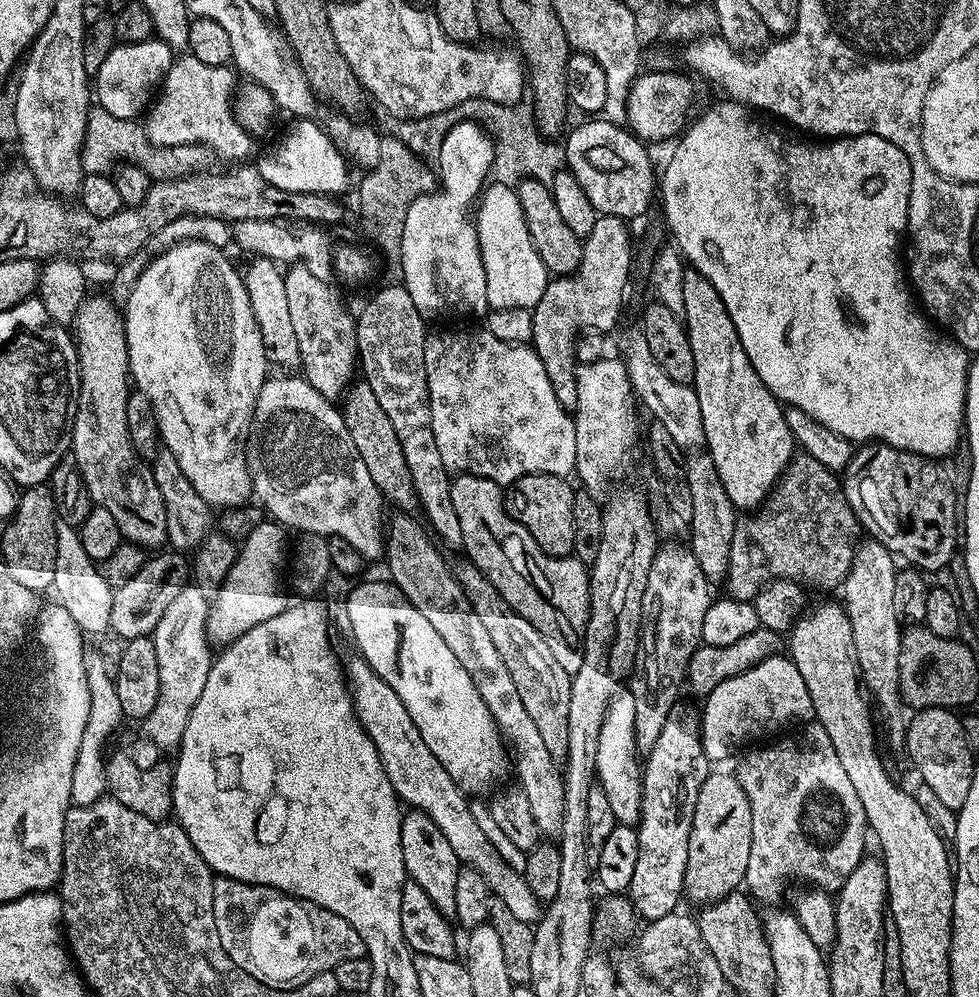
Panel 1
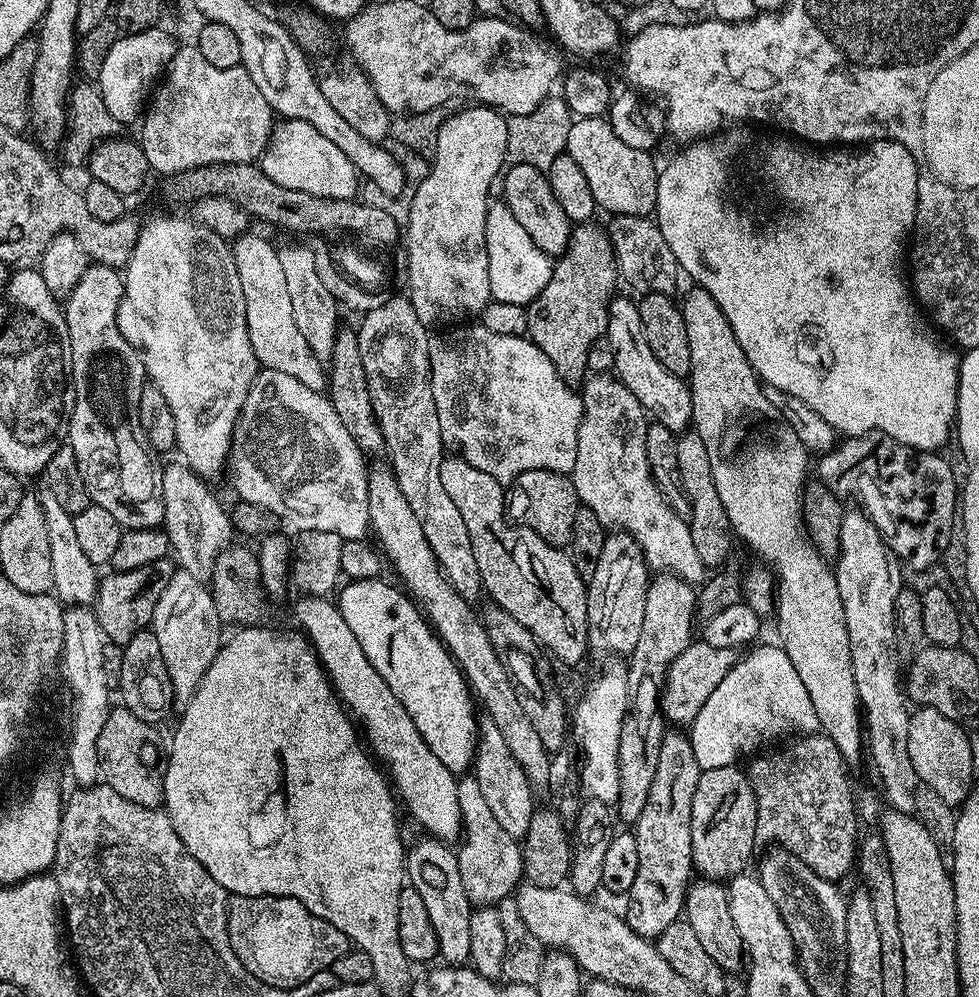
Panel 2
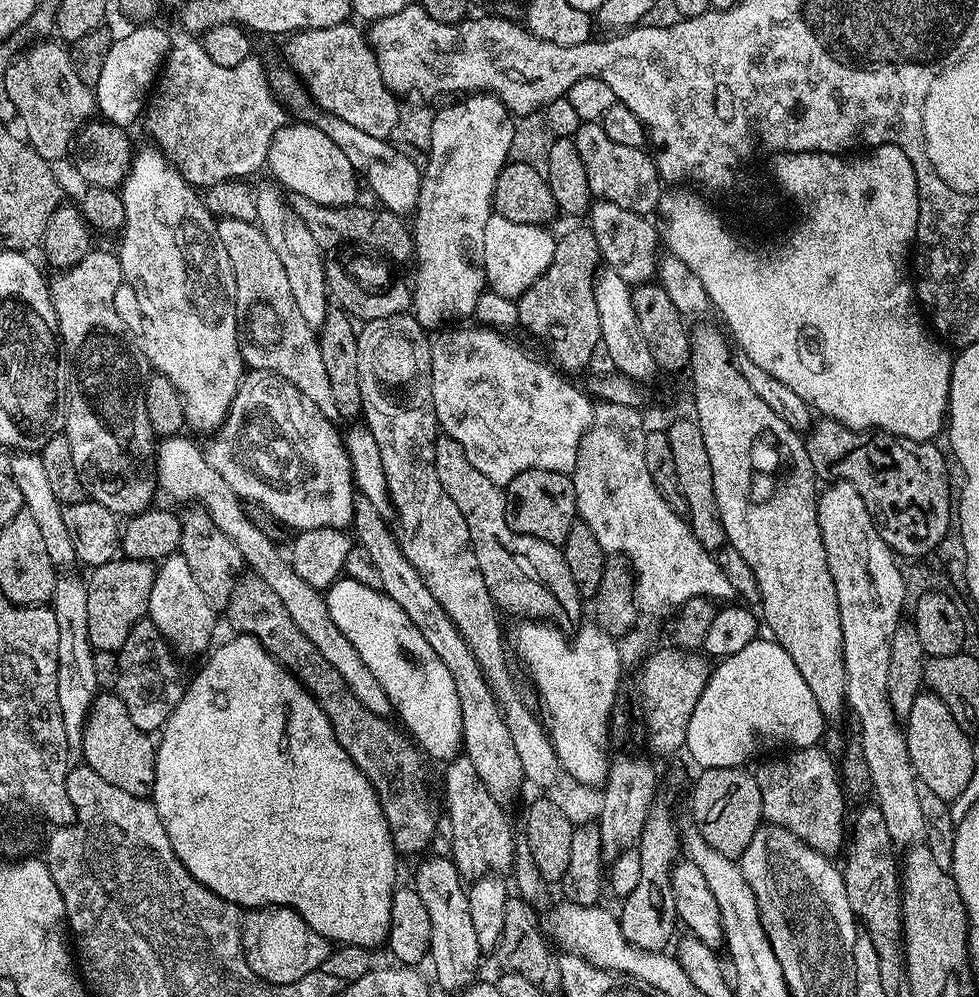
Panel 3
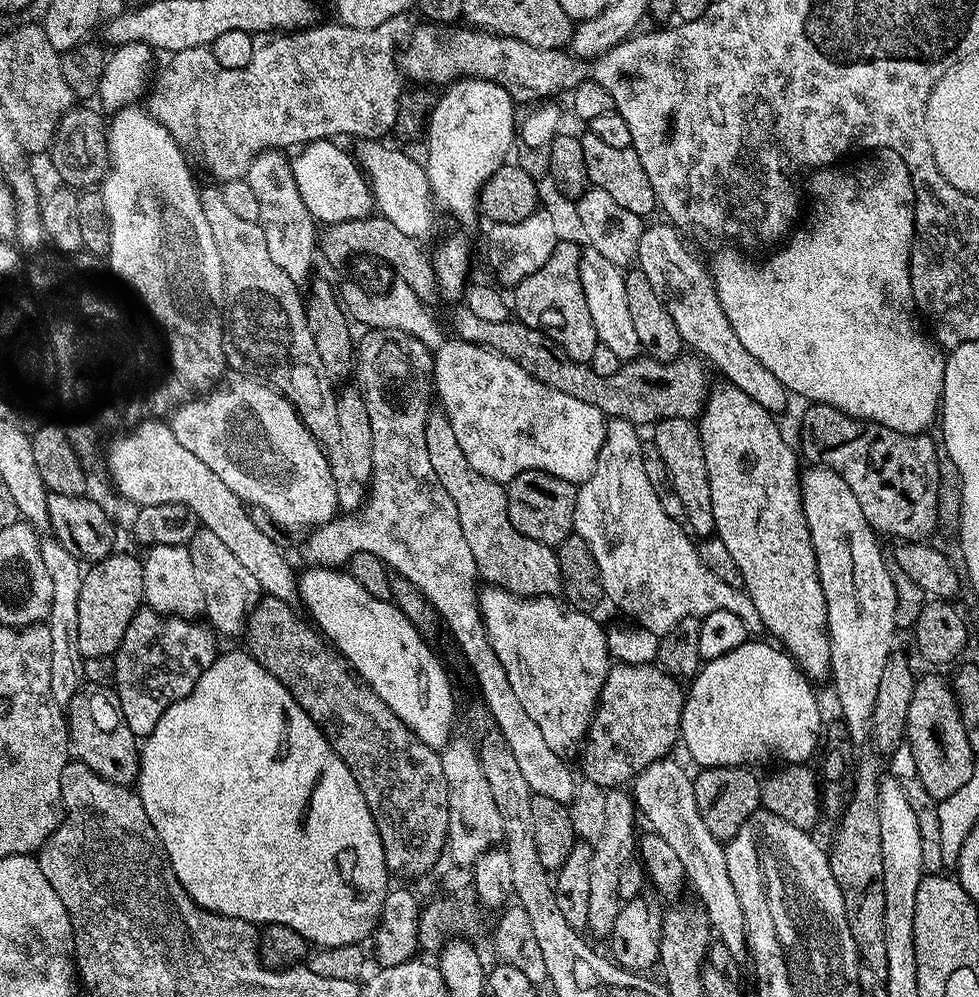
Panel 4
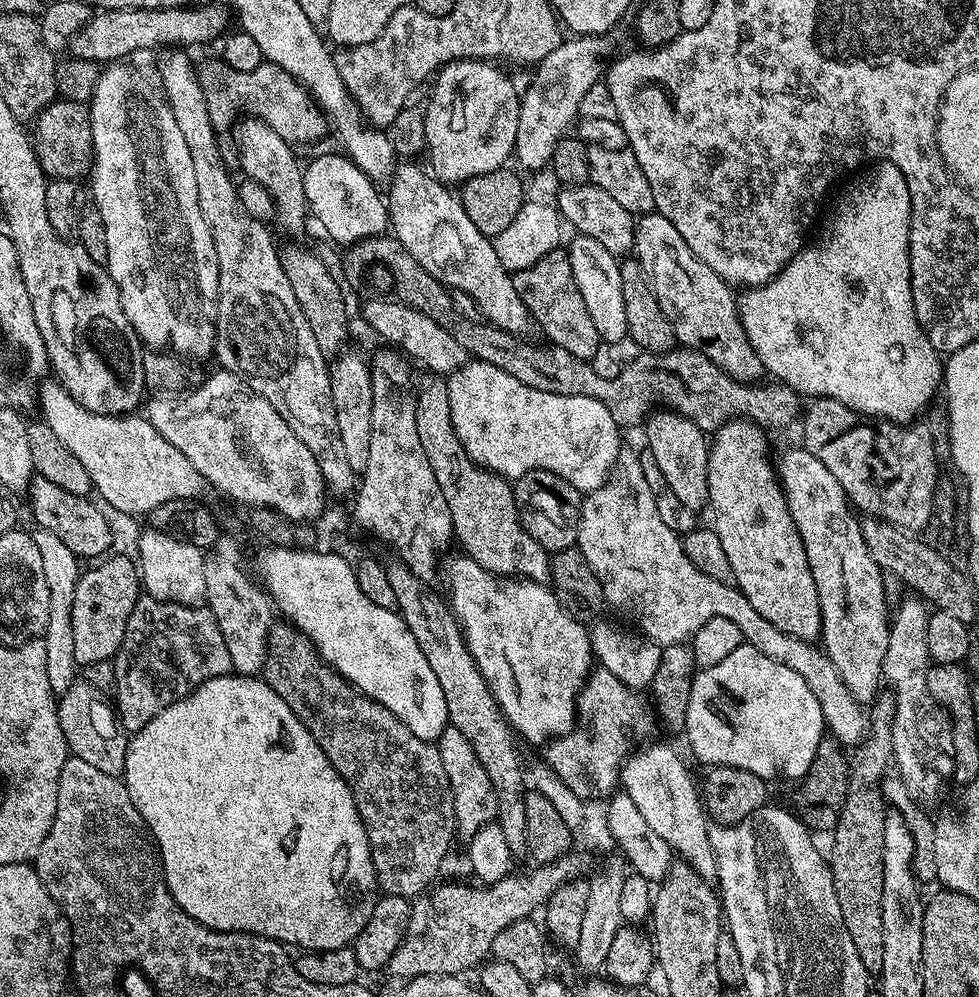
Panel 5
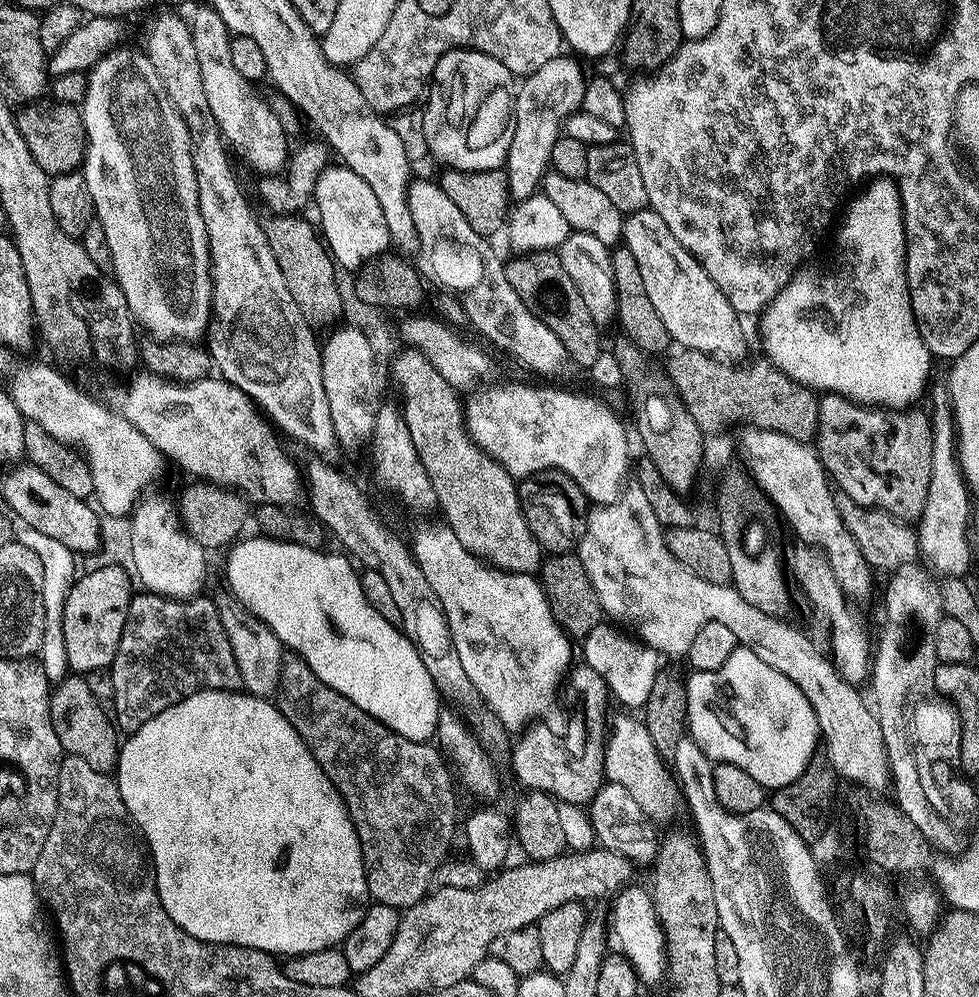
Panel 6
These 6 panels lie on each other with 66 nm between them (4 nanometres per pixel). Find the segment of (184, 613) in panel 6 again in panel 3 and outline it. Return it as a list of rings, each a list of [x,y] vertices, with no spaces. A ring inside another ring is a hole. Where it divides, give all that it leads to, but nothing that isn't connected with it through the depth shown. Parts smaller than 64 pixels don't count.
[[[139,620],[130,630],[118,653],[118,678],[114,692],[122,698],[138,730],[149,734],[159,733],[184,697],[186,680],[180,677],[179,663],[181,661],[173,652],[172,645],[161,636],[151,620]]]

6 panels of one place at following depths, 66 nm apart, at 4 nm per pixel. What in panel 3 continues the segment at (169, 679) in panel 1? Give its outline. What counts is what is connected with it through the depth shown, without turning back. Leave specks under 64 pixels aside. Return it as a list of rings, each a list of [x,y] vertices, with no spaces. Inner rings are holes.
[[[173,554],[159,561],[154,590],[150,592],[147,619],[152,621],[161,636],[172,645],[177,657],[203,657],[213,647],[212,635],[216,632],[216,616],[217,609],[212,608],[210,602],[206,602],[206,594],[202,594],[194,573],[190,566],[186,566],[184,556]]]

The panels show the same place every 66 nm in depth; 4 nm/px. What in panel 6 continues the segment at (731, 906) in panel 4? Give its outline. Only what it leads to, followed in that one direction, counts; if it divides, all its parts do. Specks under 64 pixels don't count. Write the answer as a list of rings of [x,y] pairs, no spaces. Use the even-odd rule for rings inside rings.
[[[626,714],[630,716],[616,716],[613,715],[610,720],[610,727],[607,729],[606,732],[606,739],[604,742],[604,774],[605,777],[613,784],[621,784],[622,786],[626,786],[626,791],[634,797],[634,802],[638,802],[638,806],[642,806],[642,810],[648,815],[648,819],[653,822],[659,822],[659,820],[672,820],[676,816],[676,807],[681,807],[682,804],[682,793],[680,790],[679,784],[676,783],[676,777],[671,769],[671,767],[666,766],[665,761],[661,759],[658,750],[655,749],[654,741],[650,738],[650,734],[647,733],[647,728],[644,725],[643,719],[637,718],[636,720],[634,717],[635,715]]]

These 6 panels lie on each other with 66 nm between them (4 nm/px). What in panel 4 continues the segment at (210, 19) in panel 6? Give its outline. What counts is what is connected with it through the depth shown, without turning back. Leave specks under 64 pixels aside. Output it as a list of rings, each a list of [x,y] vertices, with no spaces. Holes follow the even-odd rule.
[[[280,150],[260,152],[250,164],[246,179],[258,198],[258,223],[262,234],[266,234],[266,250],[270,250],[270,258],[278,262],[279,268],[297,286],[307,285],[313,275],[312,263],[318,260],[318,224],[310,210],[306,210],[302,194],[298,194],[298,182],[294,182],[289,157]]]

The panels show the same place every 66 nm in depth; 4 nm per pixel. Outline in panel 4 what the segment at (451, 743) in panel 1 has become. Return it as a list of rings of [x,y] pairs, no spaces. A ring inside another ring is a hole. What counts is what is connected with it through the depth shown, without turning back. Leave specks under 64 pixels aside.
[[[309,567],[307,571],[308,573],[306,573],[305,576],[303,573],[303,575],[299,577],[298,596],[301,601],[304,599],[304,604],[308,607],[309,614],[307,613],[307,615],[310,617],[311,623],[319,629],[325,641],[347,661],[353,673],[358,674],[359,679],[367,684],[374,694],[378,694],[378,698],[382,698],[382,702],[386,702],[386,706],[390,706],[390,710],[394,710],[394,714],[398,714],[400,721],[402,721],[414,735],[418,738],[422,738],[422,742],[426,742],[426,746],[430,746],[437,750],[443,748],[454,736],[454,732],[452,732],[452,719],[456,716],[456,700],[452,697],[452,684],[448,681],[448,672],[440,665],[439,658],[432,653],[431,646],[424,641],[427,639],[425,639],[422,633],[410,623],[406,618],[406,614],[402,614],[402,610],[397,608],[392,600],[379,600],[370,594],[366,594],[366,590],[362,590],[362,586],[358,586],[358,582],[354,582],[354,578],[348,575],[347,571],[337,570],[335,568],[313,567]]]

